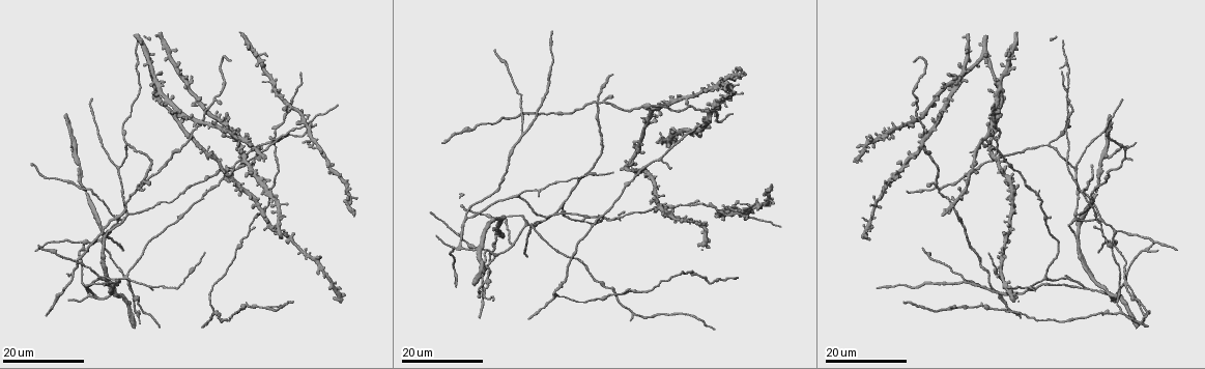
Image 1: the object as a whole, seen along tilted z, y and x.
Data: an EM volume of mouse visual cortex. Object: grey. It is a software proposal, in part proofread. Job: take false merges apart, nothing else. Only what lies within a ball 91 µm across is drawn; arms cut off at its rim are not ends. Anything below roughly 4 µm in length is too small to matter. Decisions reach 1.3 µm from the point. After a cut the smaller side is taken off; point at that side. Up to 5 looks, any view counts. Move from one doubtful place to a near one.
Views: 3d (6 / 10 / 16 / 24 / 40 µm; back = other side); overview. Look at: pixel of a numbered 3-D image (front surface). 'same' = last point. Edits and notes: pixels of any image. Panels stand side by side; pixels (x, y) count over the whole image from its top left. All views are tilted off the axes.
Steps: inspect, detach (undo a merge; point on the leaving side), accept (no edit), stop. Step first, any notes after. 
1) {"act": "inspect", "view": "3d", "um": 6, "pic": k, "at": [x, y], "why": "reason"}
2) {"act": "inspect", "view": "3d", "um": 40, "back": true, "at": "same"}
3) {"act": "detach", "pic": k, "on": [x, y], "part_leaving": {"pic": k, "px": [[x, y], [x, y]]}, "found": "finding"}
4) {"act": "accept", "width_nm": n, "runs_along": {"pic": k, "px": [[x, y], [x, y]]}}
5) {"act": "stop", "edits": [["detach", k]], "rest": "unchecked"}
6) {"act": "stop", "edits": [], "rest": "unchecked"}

{"act": "inspect", "view": "3d", "um": 24, "pic": 1, "at": [1049, 144], "why": "branch point"}

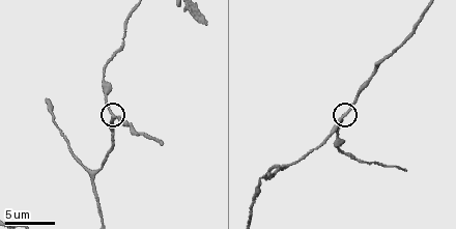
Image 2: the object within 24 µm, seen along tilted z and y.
{"act": "inspect", "view": "3d", "um": 6, "pic": 2, "at": [113, 113]}

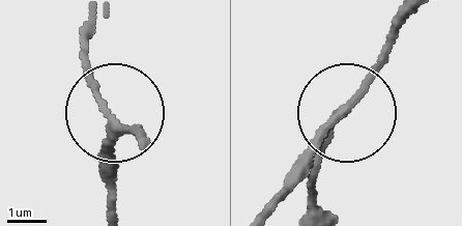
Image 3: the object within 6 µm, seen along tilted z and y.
{"act": "accept", "arms": 3, "runs_along": {"pic": 3, "px": [[109, 202], [100, 152], [106, 113], [82, 57]]}, "found": "one cell here"}

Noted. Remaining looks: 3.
{"act": "inspect", "view": "3d", "um": 24, "pic": 1, "at": [939, 187], "why": "four or more arms meet"}

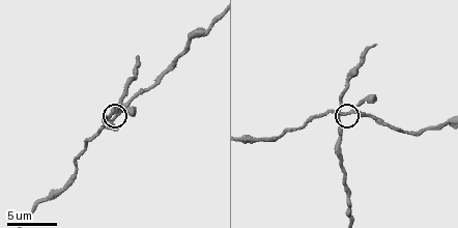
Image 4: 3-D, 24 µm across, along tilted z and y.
{"act": "inspect", "view": "3d", "um": 6, "pic": 4, "at": [339, 112]}

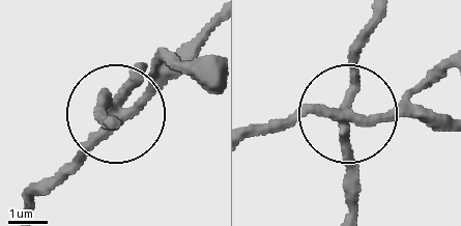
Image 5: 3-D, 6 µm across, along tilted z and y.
{"act": "inspect", "view": "3d", "um": 6, "back": true, "pic": 5, "at": [355, 115]}

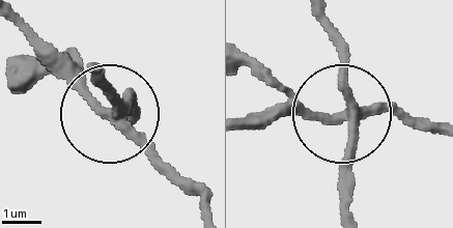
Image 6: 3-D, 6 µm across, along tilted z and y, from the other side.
{"act": "detach", "pic": 6, "on": [74, 88], "arms": 4, "part_leaving": {"pic": 6, "px": [[119, 116], [182, 175], [199, 205]]}, "found": "two cells meet here"}

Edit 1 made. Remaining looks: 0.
{"act": "stop", "edits": [["detach", 6]], "rest": "unchecked"}

